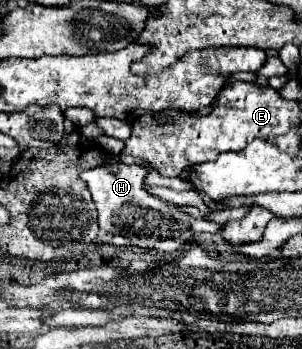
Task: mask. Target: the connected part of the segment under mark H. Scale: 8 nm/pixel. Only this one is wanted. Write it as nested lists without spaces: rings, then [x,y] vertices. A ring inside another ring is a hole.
[[[102,164],[98,168],[82,172],[82,180],[92,192],[92,200],[98,210],[98,226],[110,234],[124,234],[132,238],[132,246],[156,252],[176,252],[182,244],[190,242],[196,234],[204,232],[204,220],[188,216],[182,208],[166,204],[164,200],[150,196],[142,188],[146,168],[128,164]]]

